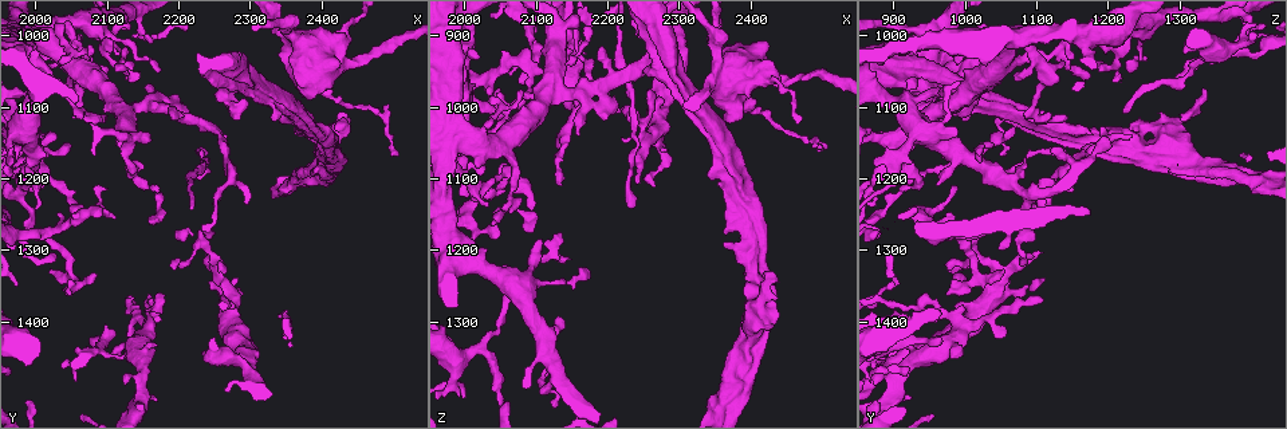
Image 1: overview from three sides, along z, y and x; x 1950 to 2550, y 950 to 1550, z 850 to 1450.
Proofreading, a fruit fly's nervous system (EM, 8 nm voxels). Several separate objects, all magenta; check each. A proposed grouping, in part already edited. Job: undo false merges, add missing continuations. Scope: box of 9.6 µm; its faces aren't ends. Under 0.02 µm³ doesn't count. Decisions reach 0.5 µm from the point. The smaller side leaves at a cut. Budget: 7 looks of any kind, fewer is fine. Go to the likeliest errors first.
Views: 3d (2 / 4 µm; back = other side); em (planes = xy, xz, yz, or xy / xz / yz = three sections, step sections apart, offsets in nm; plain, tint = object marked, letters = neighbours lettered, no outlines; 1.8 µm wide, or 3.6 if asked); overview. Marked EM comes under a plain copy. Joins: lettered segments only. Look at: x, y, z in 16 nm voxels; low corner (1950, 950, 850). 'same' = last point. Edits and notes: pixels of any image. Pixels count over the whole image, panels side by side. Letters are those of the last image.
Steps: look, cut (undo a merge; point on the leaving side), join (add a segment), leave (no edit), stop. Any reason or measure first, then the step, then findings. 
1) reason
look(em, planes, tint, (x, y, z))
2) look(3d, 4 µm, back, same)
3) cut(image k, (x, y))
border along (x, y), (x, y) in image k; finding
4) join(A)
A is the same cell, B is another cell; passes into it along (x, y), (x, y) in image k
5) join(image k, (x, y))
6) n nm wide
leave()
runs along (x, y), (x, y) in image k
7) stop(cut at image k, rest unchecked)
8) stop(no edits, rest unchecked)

arms part here
look(em, 3.6 µm, planes, letters, (2380, 1200, 1420))

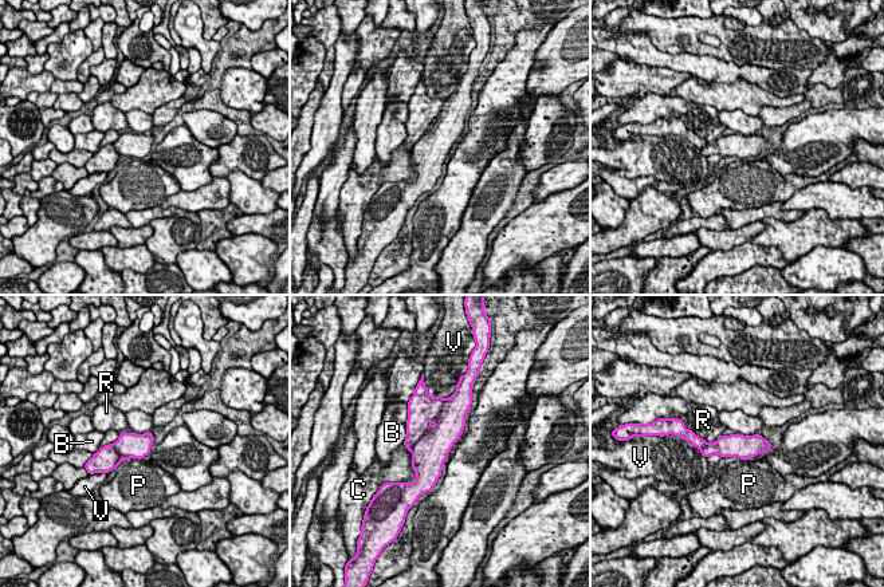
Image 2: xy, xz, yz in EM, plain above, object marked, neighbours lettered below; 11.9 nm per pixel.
C touches over 480 nm
cut(image 2, (450, 424))
B, C, P, R and V are other cells; two neurons meet here

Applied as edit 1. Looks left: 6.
look(em, xz, step 8, tint, (2060, 1105, 1215))

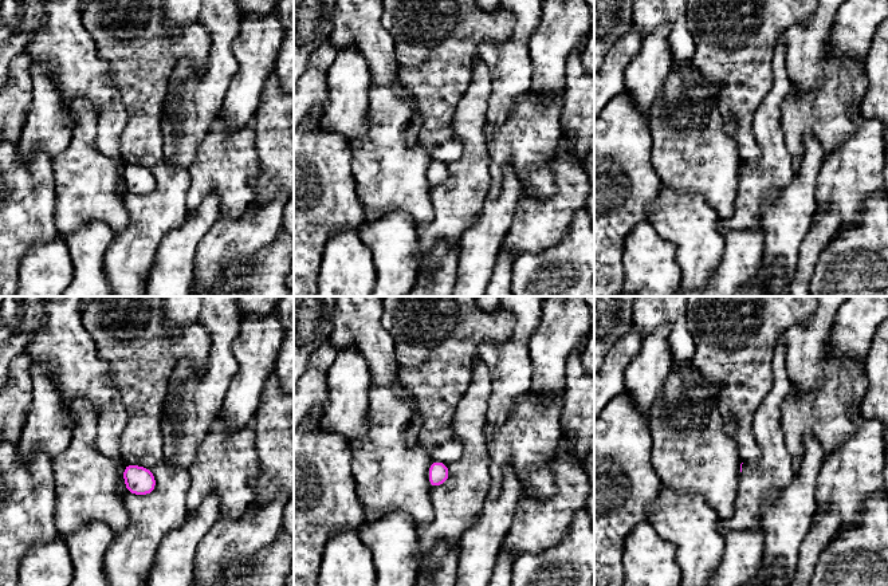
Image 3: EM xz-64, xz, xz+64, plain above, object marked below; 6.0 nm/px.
cut it another way
look(em, planes, letters, same)

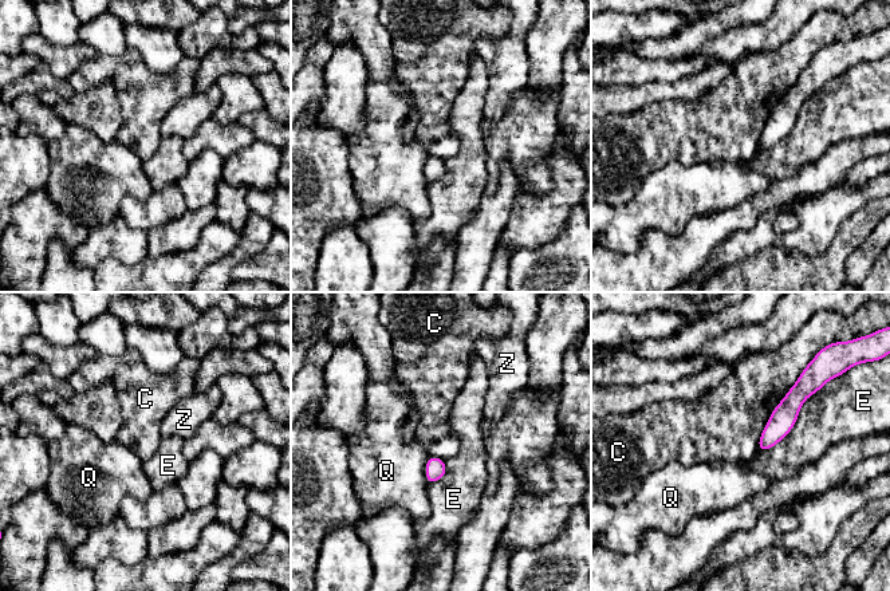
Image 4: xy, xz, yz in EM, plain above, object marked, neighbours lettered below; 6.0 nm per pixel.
leave()
C, E, Q and Z are other cells; no lettered segment goes on from it

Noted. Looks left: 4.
free end
look(em, planes, letters, (2100, 1220, 985))

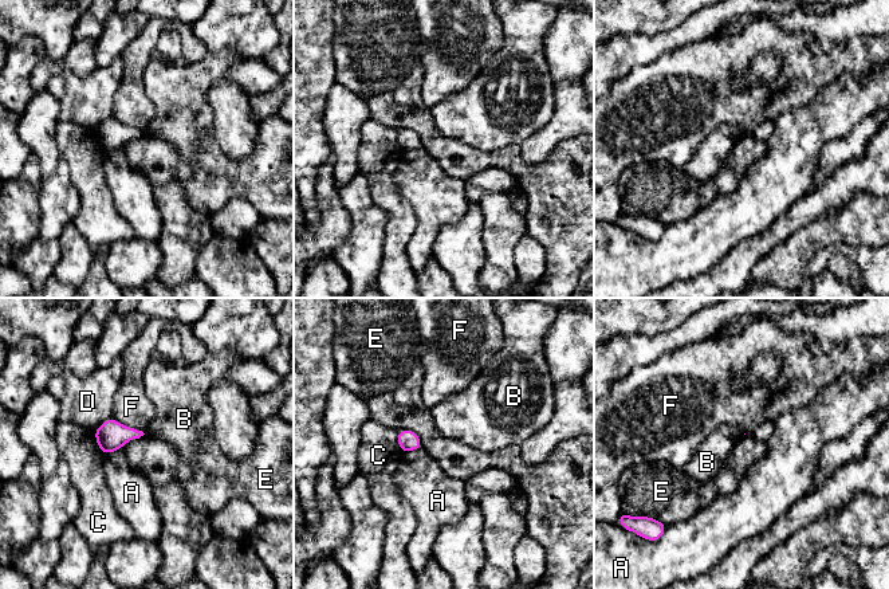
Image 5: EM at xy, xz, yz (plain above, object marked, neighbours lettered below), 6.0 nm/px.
leave()
A, B, C, D, E and F are other cells; border along (400, 430), (412, 430), (423, 447) in image 5; none of them fits

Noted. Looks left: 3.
stop(cut at image 2, rest unchecked)

